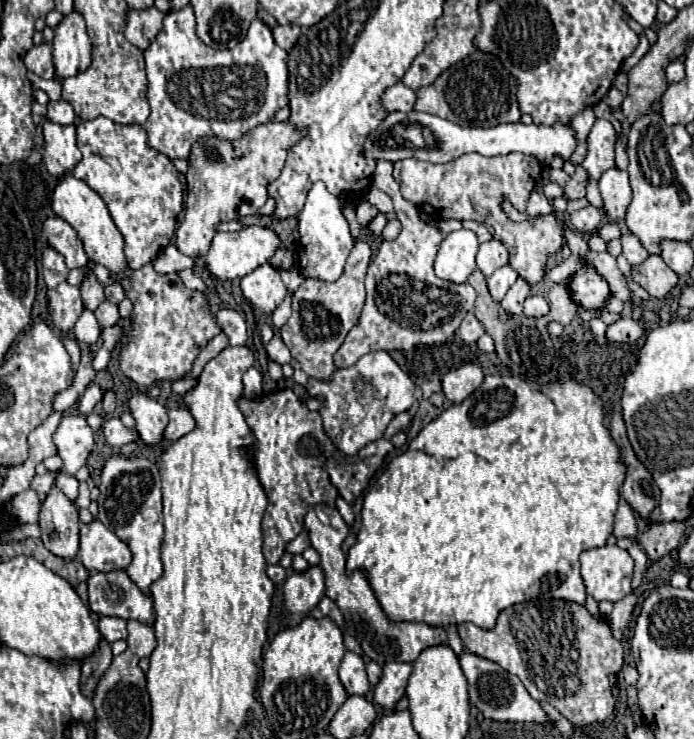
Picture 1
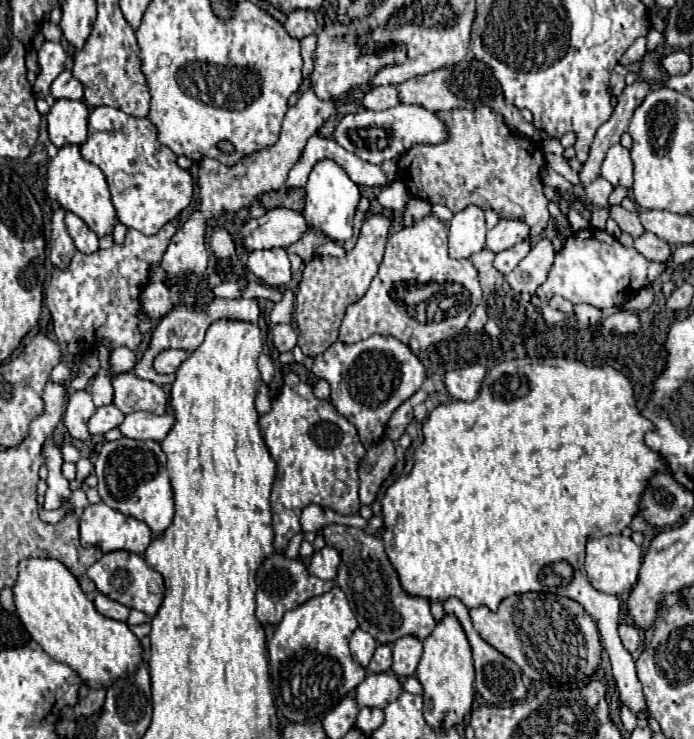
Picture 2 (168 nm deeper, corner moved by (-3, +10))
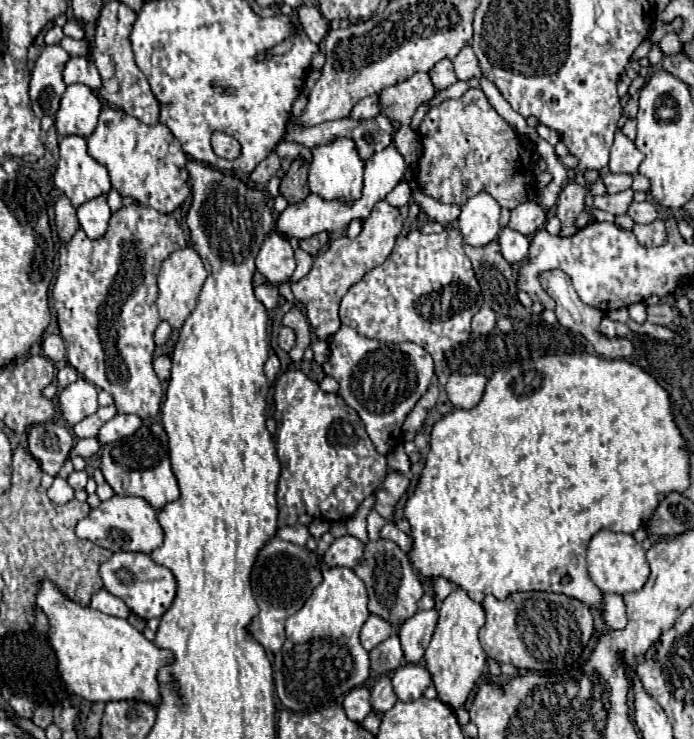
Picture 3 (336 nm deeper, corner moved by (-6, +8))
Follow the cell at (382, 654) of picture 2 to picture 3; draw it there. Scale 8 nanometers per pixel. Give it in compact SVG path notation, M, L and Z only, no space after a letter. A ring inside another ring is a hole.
M396 634L386 638L380 646L376 646L370 652L372 670L380 676L392 674L400 666L400 662L402 662L402 648L400 648L400 640Z

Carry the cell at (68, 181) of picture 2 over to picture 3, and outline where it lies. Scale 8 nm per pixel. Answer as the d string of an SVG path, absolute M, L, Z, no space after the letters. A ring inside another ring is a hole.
M80 136L62 138L62 142L60 142L60 158L58 158L56 174L54 174L54 184L70 200L70 204L74 208L82 206L88 200L104 196L104 194L108 194L112 190L110 178L108 178L108 170L102 164L98 164L94 158L88 156L86 140L80 138Z

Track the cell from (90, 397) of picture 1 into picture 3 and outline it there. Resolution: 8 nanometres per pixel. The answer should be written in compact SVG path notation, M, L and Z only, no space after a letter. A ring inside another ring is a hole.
M160 354L160 356L154 358L152 364L154 364L154 372L156 372L156 376L158 376L162 382L168 382L168 374L170 374L170 366L172 366L170 356Z

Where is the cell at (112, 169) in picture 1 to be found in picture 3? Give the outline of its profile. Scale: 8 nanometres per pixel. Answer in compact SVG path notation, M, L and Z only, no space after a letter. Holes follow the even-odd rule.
M104 106L100 112L100 122L88 138L88 154L108 170L112 186L118 194L122 198L132 198L134 204L152 206L160 214L172 214L190 196L186 154L164 124L146 126L122 110Z

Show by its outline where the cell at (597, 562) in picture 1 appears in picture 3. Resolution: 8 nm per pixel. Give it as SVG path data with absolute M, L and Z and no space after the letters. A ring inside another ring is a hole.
M600 530L588 544L586 560L588 560L588 574L590 574L592 582L604 594L636 592L644 586L644 582L648 580L648 574L650 574L650 568L646 562L646 552L630 534Z

